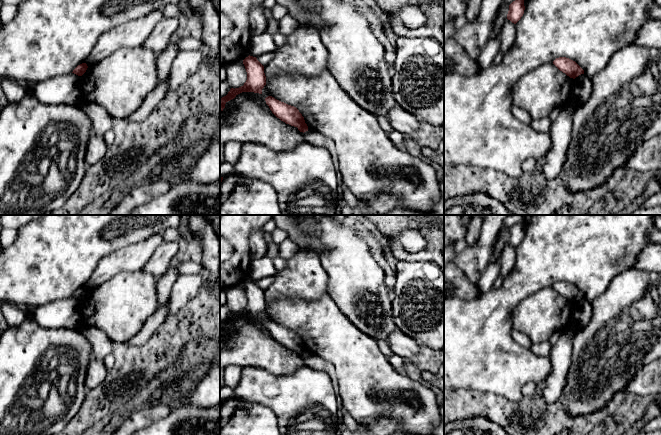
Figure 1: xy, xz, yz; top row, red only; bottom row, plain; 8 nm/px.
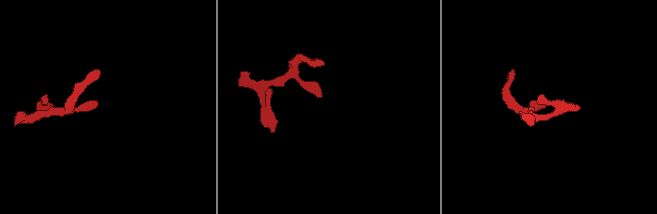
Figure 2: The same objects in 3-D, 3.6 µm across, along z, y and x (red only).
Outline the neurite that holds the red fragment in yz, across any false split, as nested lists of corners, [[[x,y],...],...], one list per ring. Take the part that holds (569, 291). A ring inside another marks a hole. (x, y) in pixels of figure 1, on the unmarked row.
[[[559,281],[553,285],[553,288],[563,297],[570,302],[575,303],[581,298],[584,298],[584,294],[573,284],[566,281]]]

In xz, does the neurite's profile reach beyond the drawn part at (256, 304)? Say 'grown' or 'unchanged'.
unchanged

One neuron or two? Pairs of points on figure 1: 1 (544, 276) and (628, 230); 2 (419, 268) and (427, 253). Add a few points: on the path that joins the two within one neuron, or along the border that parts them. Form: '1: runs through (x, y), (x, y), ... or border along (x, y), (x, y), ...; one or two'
1: runs through (565, 255), (590, 230), (607, 230); one
2: border along (400, 260), (431, 260), (433, 262); two

